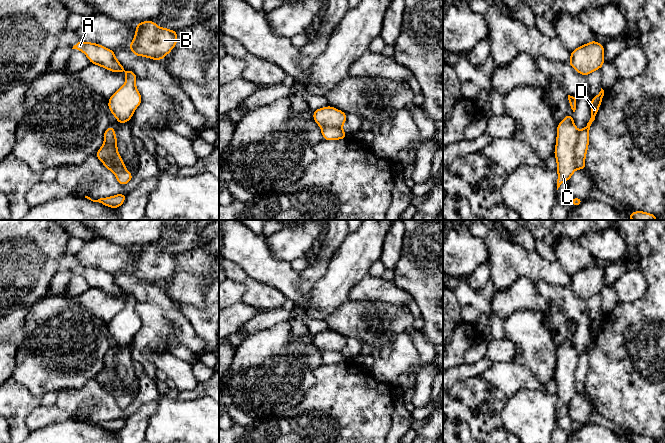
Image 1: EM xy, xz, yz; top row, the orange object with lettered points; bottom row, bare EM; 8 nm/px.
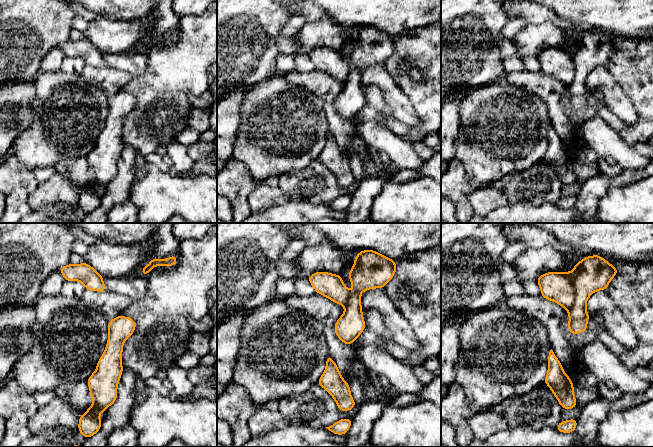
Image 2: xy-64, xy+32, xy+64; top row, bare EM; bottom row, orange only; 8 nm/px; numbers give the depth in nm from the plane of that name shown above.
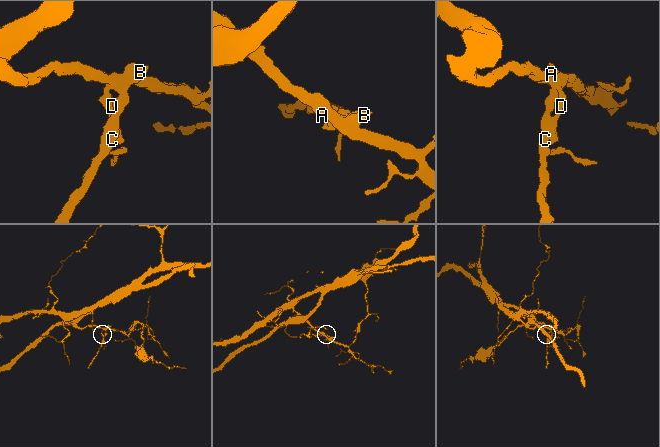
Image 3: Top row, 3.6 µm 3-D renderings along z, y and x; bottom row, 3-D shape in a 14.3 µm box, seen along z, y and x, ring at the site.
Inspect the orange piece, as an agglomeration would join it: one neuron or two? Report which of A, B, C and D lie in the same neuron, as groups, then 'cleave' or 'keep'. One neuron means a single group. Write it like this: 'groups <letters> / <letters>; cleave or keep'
groups A D / B C; cleave

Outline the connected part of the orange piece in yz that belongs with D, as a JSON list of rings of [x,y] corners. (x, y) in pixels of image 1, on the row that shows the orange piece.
[[[604,90],[601,91],[597,96],[591,99],[591,118],[584,129],[578,132],[577,144],[575,148],[575,163],[577,169],[586,169],[585,166],[585,156],[587,154],[587,149],[589,145],[589,130],[592,122],[595,120],[598,109],[602,103],[602,98],[604,96]]]

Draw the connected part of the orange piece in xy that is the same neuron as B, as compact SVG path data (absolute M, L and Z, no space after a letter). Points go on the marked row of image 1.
M155 21L136 25L135 37L128 46L135 56L162 60L177 44L178 31L159 28Z

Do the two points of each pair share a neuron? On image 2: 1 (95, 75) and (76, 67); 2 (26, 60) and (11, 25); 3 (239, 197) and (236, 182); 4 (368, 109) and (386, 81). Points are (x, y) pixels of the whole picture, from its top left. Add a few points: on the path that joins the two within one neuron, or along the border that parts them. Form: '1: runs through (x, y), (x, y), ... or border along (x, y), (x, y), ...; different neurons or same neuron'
1: border along (85, 65), (80, 74); different neurons
2: runs through (17, 51), (15, 49), (15, 34); same neuron
3: runs through (237, 193), (236, 186); same neuron
4: border along (362, 83), (376, 85), (391, 110); different neurons

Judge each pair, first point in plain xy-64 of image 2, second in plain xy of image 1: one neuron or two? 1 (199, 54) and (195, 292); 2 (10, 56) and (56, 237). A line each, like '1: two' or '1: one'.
1: one
2: one

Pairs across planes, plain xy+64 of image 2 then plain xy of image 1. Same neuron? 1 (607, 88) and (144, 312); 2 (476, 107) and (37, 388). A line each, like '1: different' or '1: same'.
1: different
2: same

